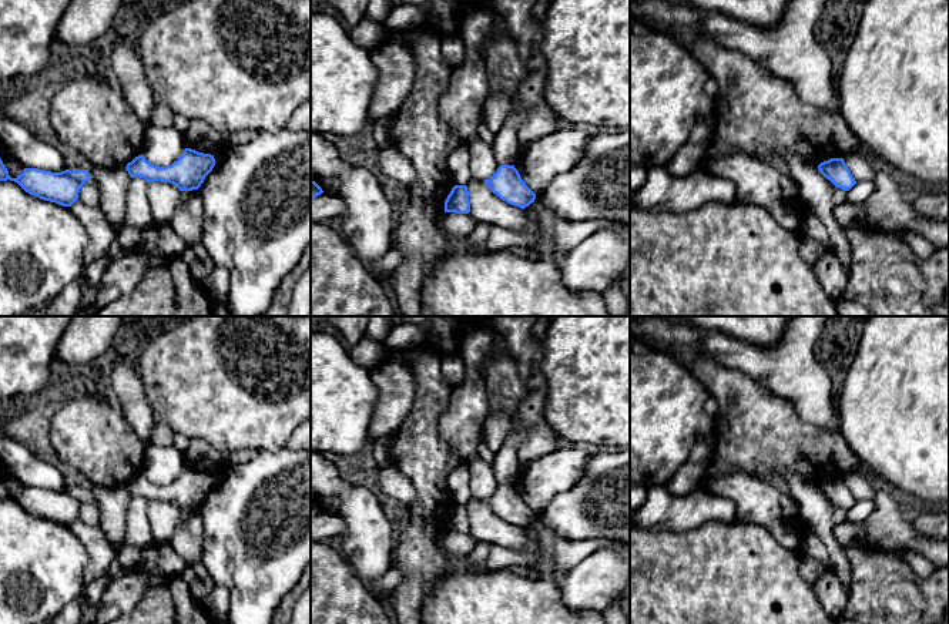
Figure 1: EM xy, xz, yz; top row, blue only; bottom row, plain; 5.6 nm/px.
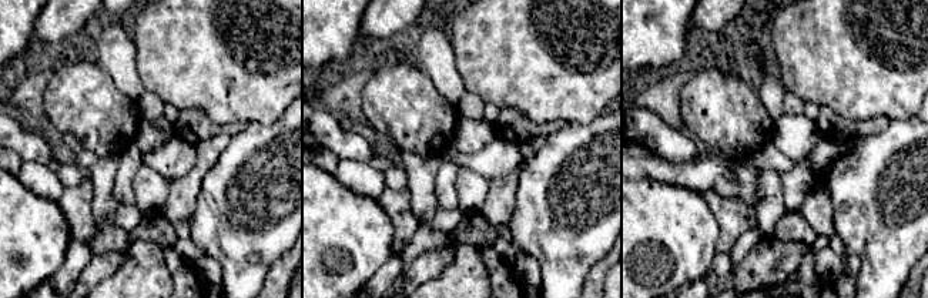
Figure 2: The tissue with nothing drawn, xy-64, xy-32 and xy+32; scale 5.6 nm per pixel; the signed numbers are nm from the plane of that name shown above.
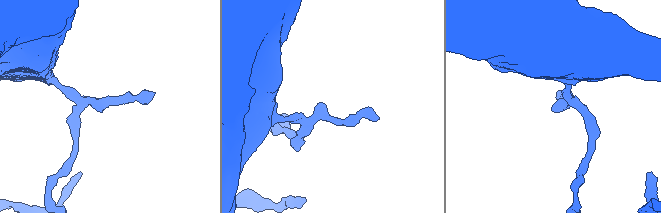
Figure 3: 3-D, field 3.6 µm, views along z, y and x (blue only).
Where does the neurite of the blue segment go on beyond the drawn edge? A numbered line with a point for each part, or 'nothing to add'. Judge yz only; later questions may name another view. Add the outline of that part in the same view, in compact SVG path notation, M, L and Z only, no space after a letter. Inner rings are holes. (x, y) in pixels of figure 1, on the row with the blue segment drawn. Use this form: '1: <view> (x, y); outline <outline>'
nothing to add

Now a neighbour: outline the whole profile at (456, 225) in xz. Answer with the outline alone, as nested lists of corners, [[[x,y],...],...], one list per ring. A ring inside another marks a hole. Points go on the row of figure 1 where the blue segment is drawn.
[[[446,212],[440,218],[439,225],[450,242],[455,244],[469,235],[477,225],[477,221],[470,214]]]

